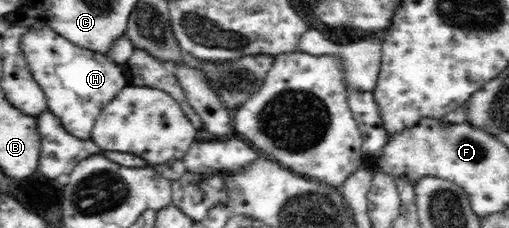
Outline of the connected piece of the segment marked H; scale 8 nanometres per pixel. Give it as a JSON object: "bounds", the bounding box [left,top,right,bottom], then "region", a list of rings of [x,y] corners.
{"bounds":[22,25,128,140],"region":[[[45,25],[28,28],[25,32],[22,53],[26,53],[26,65],[44,92],[48,112],[60,120],[70,136],[91,140],[92,128],[101,111],[128,84],[121,65],[106,55],[70,43]]]}

